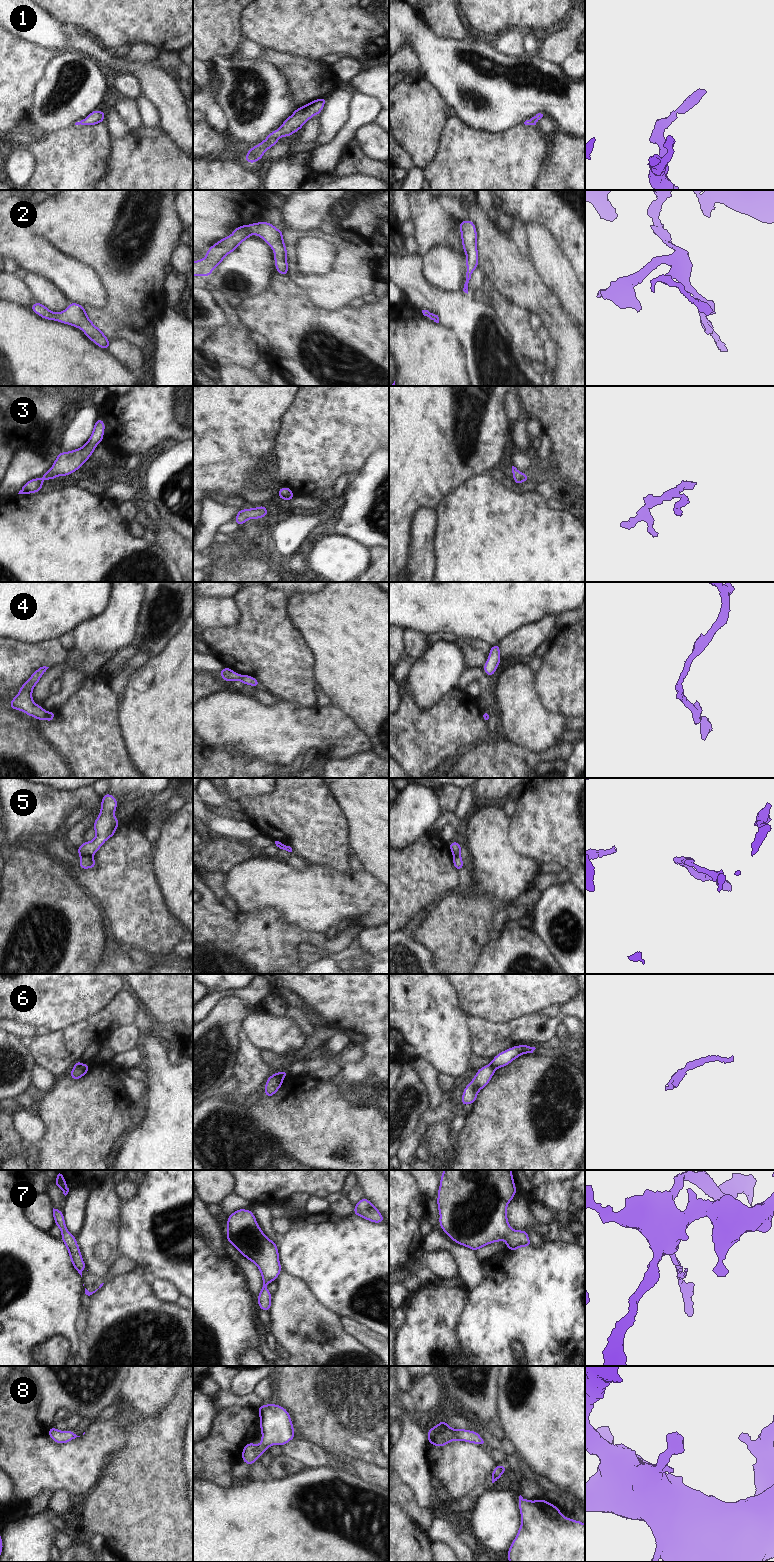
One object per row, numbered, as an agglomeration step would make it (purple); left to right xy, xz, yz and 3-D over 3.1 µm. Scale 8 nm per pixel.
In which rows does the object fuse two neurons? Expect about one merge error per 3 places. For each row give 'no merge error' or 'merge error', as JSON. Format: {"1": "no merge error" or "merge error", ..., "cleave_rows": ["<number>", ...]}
{"1": "no merge error", "2": "no merge error", "3": "no merge error", "4": "no merge error", "5": "merge error", "6": "merge error", "7": "no merge error", "8": "no merge error", "cleave_rows": ["5", "6"]}

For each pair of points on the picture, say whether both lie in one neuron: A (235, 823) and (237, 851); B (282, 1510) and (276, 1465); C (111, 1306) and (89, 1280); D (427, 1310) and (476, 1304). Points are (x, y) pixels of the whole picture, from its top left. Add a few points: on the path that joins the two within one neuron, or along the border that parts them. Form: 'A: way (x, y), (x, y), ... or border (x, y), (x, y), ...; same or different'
A: border (213, 835), (244, 842); different
B: border (300, 1470), (287, 1476), (270, 1478); different
C: border (125, 1274), (103, 1282); different
D: border (469, 1293), (469, 1299), (457, 1327); different

